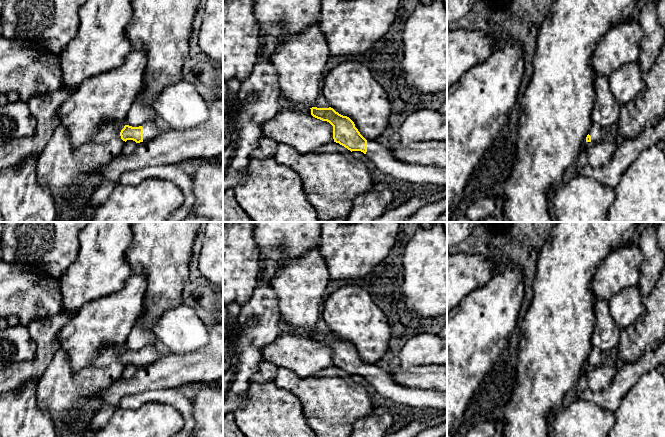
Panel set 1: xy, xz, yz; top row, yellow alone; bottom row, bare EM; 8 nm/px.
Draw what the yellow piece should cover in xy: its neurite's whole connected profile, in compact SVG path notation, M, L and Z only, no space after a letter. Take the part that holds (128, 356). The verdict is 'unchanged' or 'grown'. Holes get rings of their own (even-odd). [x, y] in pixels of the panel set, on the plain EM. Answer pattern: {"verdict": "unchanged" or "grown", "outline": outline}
{"verdict": "grown", "outline": "M159 345L147 346L139 351L125 349L120 356L123 365L133 364L136 367L147 366L160 359L160 357L169 351L161 348Z"}

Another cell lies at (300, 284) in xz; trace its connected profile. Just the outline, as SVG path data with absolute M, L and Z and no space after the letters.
M319 248L291 259L281 266L281 270L271 280L278 297L278 309L281 324L293 331L312 332L316 330L317 321L321 315L324 292L330 282L330 274L325 259Z

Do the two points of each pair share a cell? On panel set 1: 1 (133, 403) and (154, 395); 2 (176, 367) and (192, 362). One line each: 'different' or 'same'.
1: same
2: same

